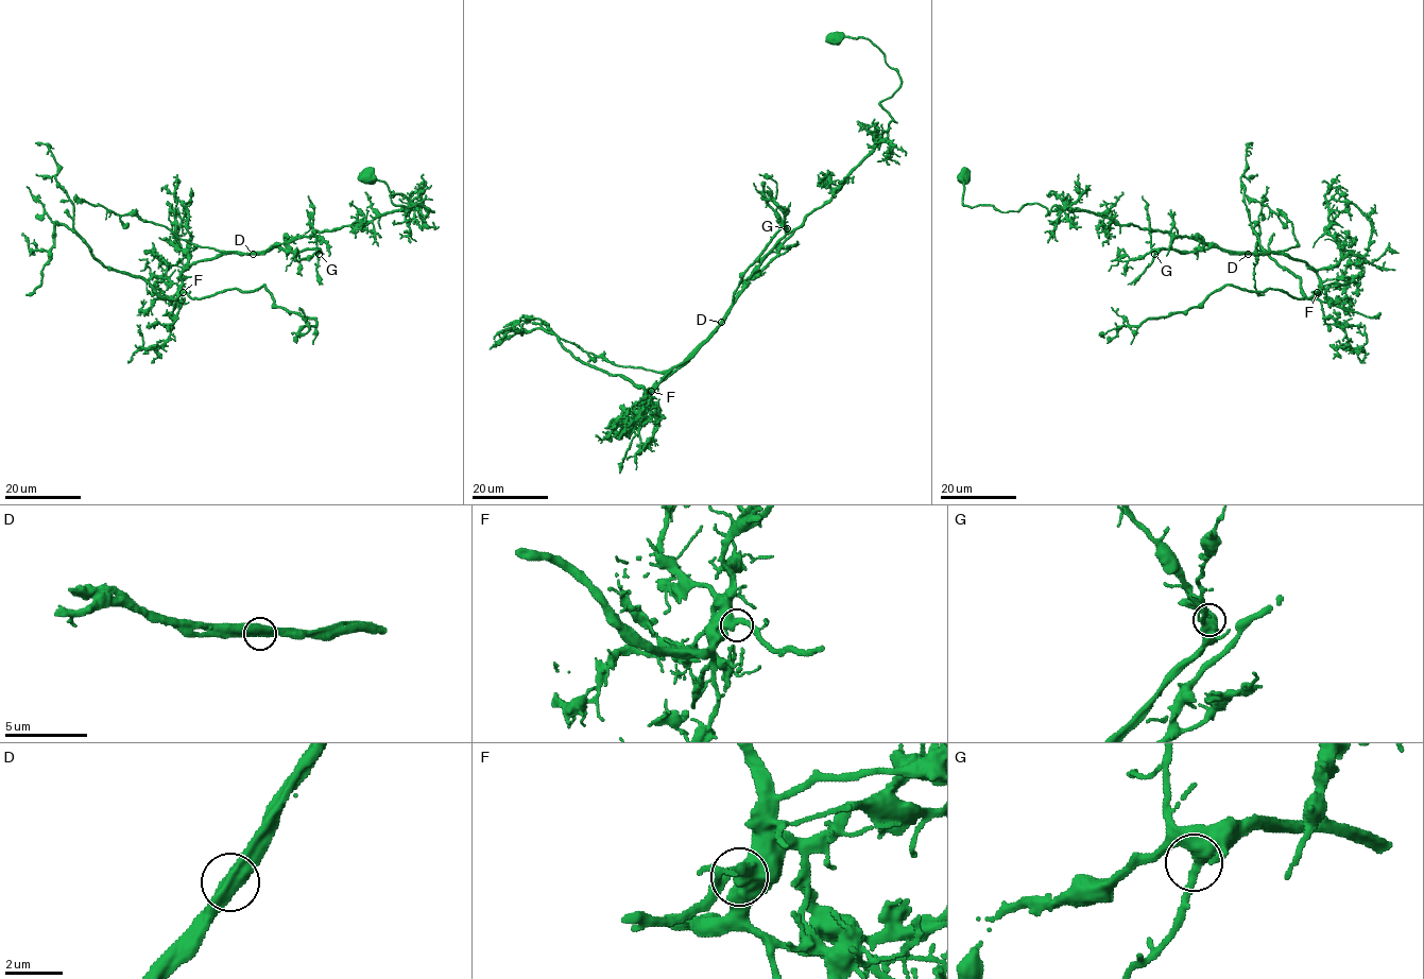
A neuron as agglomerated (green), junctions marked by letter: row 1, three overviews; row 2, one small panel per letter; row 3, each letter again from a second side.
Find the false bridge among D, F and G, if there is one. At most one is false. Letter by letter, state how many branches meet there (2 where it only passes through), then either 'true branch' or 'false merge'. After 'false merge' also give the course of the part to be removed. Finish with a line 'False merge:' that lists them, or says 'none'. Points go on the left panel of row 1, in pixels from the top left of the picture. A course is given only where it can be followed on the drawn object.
D: 2 | false merge | (253, 254), (396, 210), (428, 211), (413, 203), (433, 211), (398, 206), (382, 182), (358, 175)
F: 2 | true branch
G: 2 | true branch
False merge: D

